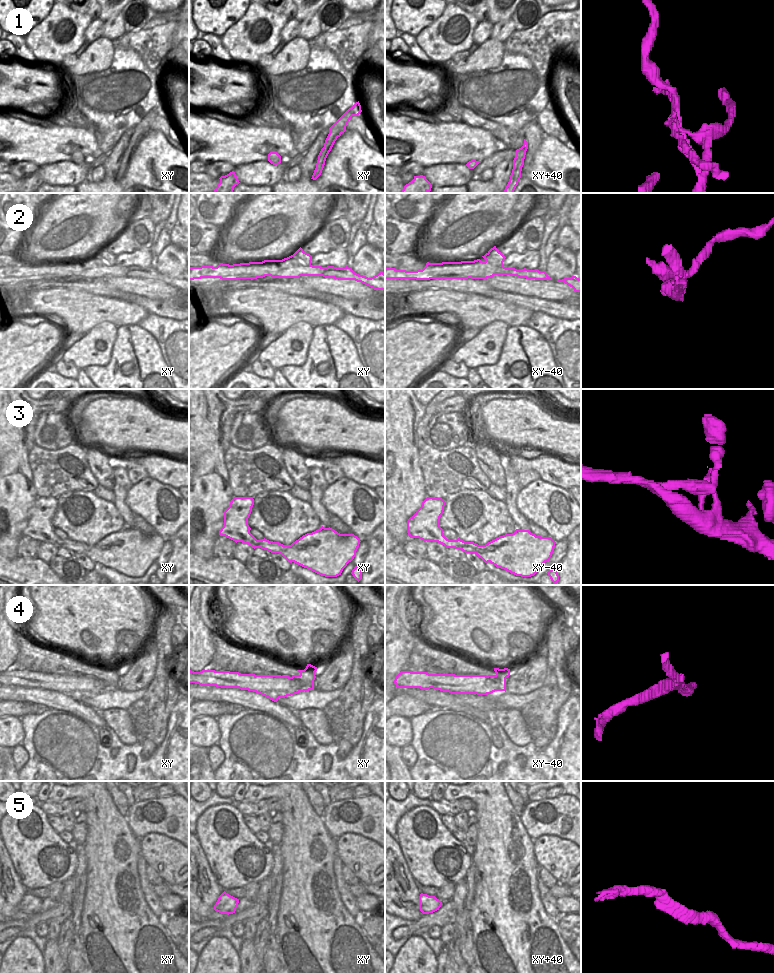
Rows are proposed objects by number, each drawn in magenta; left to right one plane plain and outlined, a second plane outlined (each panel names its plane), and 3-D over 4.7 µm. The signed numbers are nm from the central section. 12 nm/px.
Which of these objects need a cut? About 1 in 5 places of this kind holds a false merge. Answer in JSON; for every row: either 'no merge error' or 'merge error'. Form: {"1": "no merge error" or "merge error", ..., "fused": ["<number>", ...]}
{"1": "no merge error", "2": "merge error", "3": "no merge error", "4": "merge error", "5": "no merge error", "fused": ["2", "4"]}

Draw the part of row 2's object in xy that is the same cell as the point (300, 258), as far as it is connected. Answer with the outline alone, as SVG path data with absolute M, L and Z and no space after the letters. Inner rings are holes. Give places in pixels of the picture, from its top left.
M300 247L293 255L279 260L282 268L290 268L295 266L310 266L312 261L312 256L303 251Z

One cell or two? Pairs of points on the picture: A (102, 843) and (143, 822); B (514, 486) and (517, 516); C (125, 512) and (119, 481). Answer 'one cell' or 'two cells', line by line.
A: two cells
B: one cell
C: one cell

